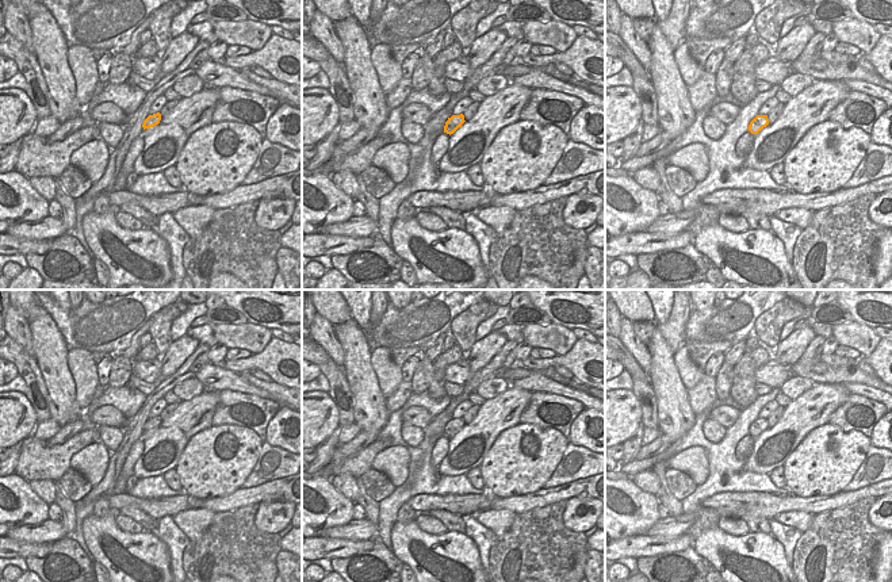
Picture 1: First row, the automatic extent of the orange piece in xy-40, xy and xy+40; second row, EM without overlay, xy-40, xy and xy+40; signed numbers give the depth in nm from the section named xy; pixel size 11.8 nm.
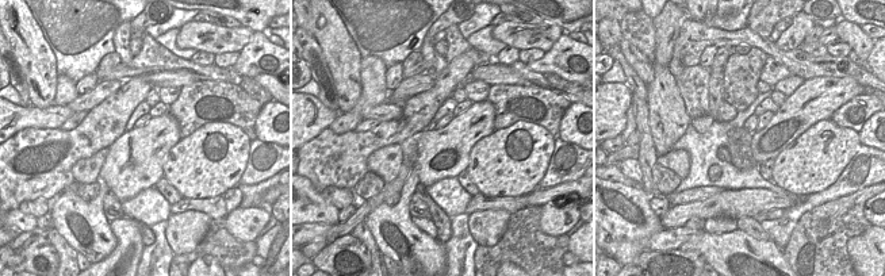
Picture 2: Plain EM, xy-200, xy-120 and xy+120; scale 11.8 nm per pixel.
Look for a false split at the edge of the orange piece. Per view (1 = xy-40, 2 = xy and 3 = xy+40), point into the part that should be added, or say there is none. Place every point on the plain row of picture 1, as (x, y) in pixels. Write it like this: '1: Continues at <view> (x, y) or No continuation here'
1: No continuation here
2: No continuation here
3: No continuation here.

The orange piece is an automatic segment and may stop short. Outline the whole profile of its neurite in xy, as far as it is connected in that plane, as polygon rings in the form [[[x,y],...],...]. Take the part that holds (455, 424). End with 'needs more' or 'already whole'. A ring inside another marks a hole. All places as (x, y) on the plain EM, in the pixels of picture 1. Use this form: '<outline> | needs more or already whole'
[[[452,418],[451,421],[448,421],[448,424],[445,425],[444,429],[444,436],[447,437],[453,437],[459,430],[462,430],[462,428],[464,426],[464,418]]] | already whole

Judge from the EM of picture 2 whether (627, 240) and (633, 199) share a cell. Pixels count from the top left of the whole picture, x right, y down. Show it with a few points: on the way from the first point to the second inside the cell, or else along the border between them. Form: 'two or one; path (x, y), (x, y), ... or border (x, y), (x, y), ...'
one; path (638, 229), (647, 223), (643, 210)

